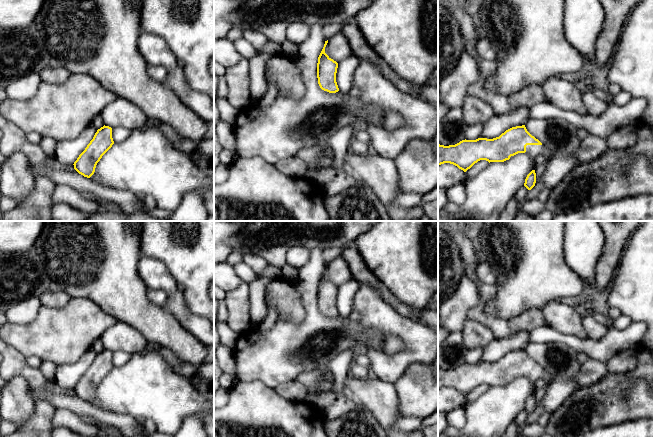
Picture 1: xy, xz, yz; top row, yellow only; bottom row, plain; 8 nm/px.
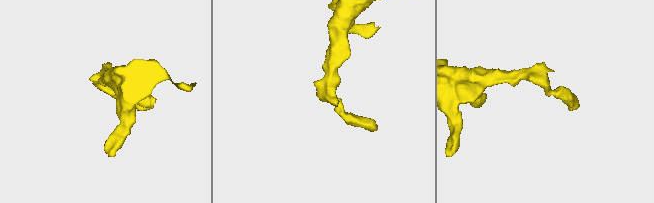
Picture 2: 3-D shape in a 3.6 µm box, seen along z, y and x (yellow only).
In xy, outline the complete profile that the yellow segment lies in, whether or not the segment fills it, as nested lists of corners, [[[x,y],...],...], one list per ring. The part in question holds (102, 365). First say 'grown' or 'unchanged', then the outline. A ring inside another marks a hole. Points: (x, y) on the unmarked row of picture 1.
unchanged; [[[104,349],[97,354],[93,363],[74,386],[74,393],[84,401],[90,402],[97,387],[113,368],[112,352]]]

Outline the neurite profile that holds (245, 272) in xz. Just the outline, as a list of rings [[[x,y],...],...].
[[[244,261],[235,263],[232,267],[240,279],[248,285],[257,278],[256,273]]]

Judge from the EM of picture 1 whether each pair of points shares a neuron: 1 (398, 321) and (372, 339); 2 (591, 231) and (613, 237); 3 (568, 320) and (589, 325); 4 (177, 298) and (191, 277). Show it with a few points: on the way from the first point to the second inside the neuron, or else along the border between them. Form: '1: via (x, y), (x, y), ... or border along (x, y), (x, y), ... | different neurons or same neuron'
1: border along (359, 322), (403, 339) | different neurons
2: border along (603, 231), (604, 248), (599, 257) | different neurons
3: border along (582, 316), (582, 325), (588, 336) | different neurons
4: border along (168, 271), (182, 291), (184, 302), (191, 312) | different neurons

